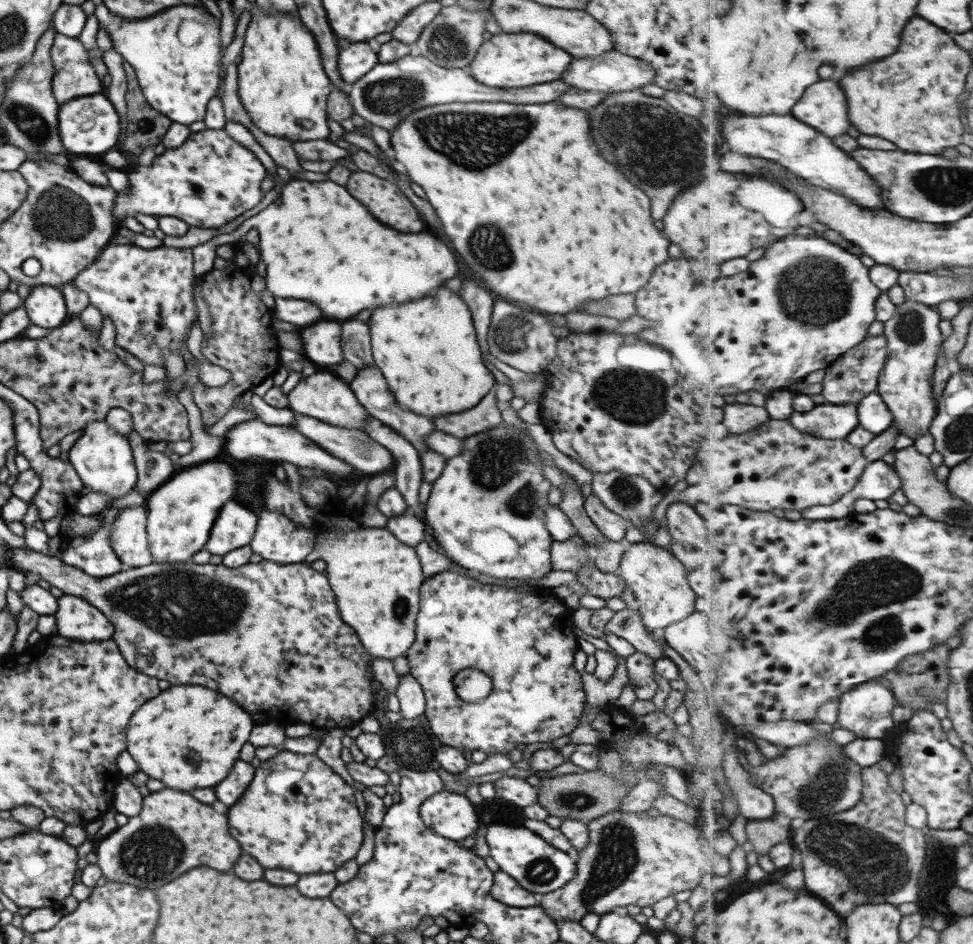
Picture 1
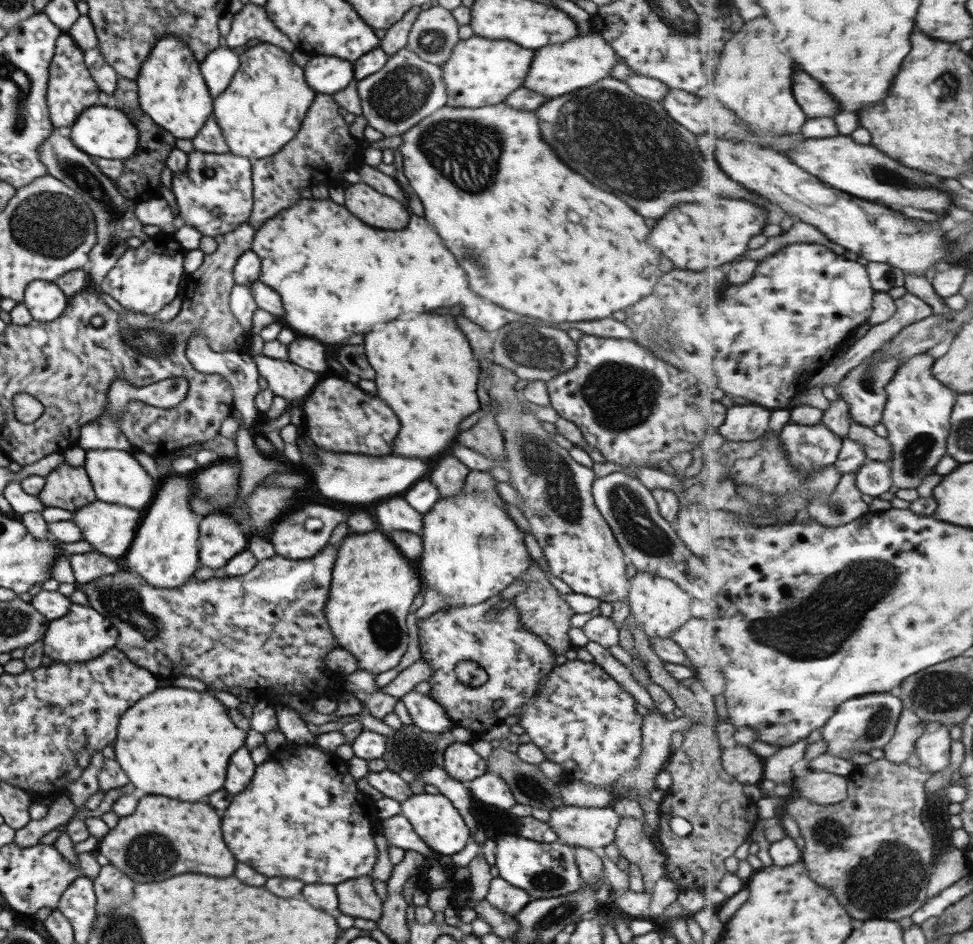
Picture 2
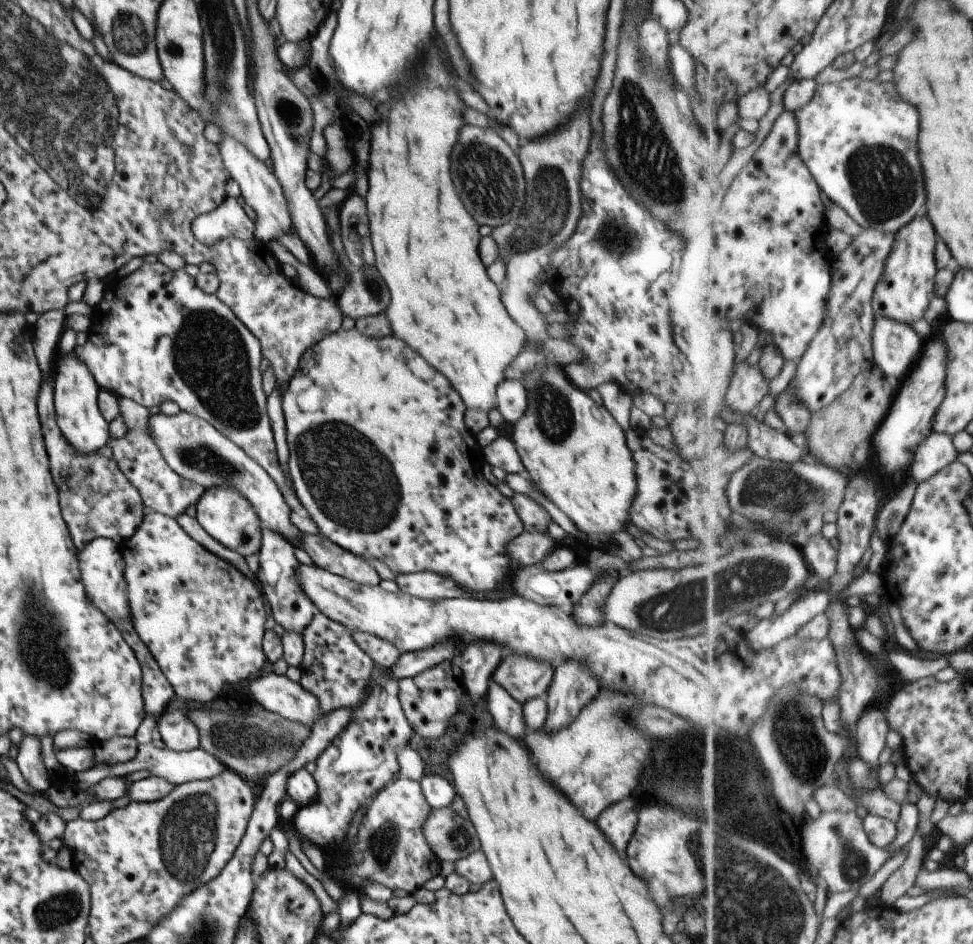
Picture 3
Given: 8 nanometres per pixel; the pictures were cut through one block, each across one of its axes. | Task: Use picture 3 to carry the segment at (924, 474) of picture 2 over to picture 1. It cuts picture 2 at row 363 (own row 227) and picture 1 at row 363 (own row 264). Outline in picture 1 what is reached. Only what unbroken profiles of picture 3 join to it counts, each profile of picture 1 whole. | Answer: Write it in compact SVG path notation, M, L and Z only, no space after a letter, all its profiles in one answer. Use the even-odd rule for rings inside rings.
M906 299L898 305L897 315L885 323L884 334L889 340L890 356L880 377L879 393L885 397L901 432L914 440L932 432L934 419L939 415L940 396L937 396L937 364L945 344L940 328L941 312L922 301Z

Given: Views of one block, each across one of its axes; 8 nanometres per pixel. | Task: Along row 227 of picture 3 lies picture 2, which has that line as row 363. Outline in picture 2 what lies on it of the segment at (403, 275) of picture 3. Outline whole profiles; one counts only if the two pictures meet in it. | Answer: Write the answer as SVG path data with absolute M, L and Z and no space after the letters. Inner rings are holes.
M418 314L412 320L392 320L366 334L364 348L376 370L378 396L386 400L402 424L392 454L426 458L446 450L458 434L458 424L480 406L476 396L480 368L454 318Z

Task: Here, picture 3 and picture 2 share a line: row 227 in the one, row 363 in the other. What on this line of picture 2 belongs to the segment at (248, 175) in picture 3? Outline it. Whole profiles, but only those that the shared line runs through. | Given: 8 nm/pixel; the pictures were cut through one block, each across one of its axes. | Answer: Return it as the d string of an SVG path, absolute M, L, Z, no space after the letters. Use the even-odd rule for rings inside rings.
M262 354L256 355L253 360L260 376L268 383L268 389L295 406L300 406L321 380L321 374L299 367L289 360Z

